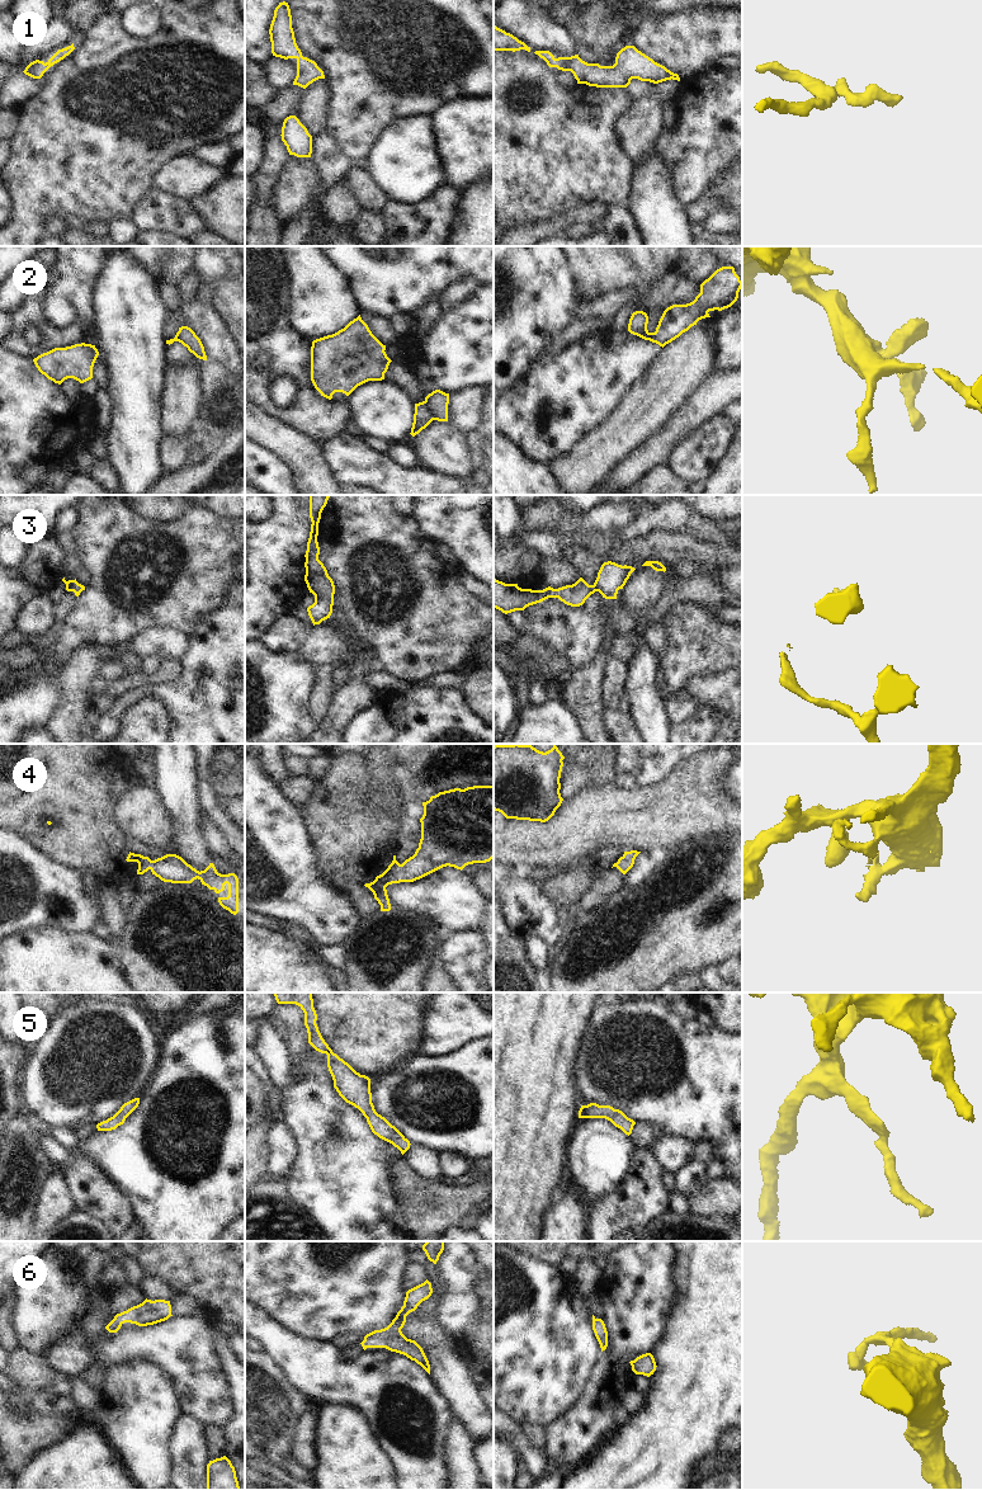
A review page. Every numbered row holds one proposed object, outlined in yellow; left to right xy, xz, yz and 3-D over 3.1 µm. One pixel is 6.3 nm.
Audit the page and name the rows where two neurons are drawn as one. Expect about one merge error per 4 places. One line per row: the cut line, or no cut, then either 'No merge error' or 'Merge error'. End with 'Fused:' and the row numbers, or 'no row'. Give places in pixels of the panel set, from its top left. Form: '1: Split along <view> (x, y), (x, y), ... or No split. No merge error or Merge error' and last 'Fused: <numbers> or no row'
1: No split. No merge error
2: Split along xz (424, 401), (435, 419). Merge error
3: No split. No merge error
4: No split. No merge error
5: No split. No merge error
6: No split. No merge error
Fused: 2

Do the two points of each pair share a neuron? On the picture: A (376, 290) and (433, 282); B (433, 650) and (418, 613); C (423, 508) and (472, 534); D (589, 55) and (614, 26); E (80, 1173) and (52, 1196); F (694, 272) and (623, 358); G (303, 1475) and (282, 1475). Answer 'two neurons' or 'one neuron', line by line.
A: one neuron
B: one neuron
C: one neuron
D: two neurons
E: two neurons
F: two neurons
G: two neurons

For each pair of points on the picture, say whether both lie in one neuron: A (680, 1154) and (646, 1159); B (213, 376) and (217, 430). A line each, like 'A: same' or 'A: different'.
A: different
B: same

